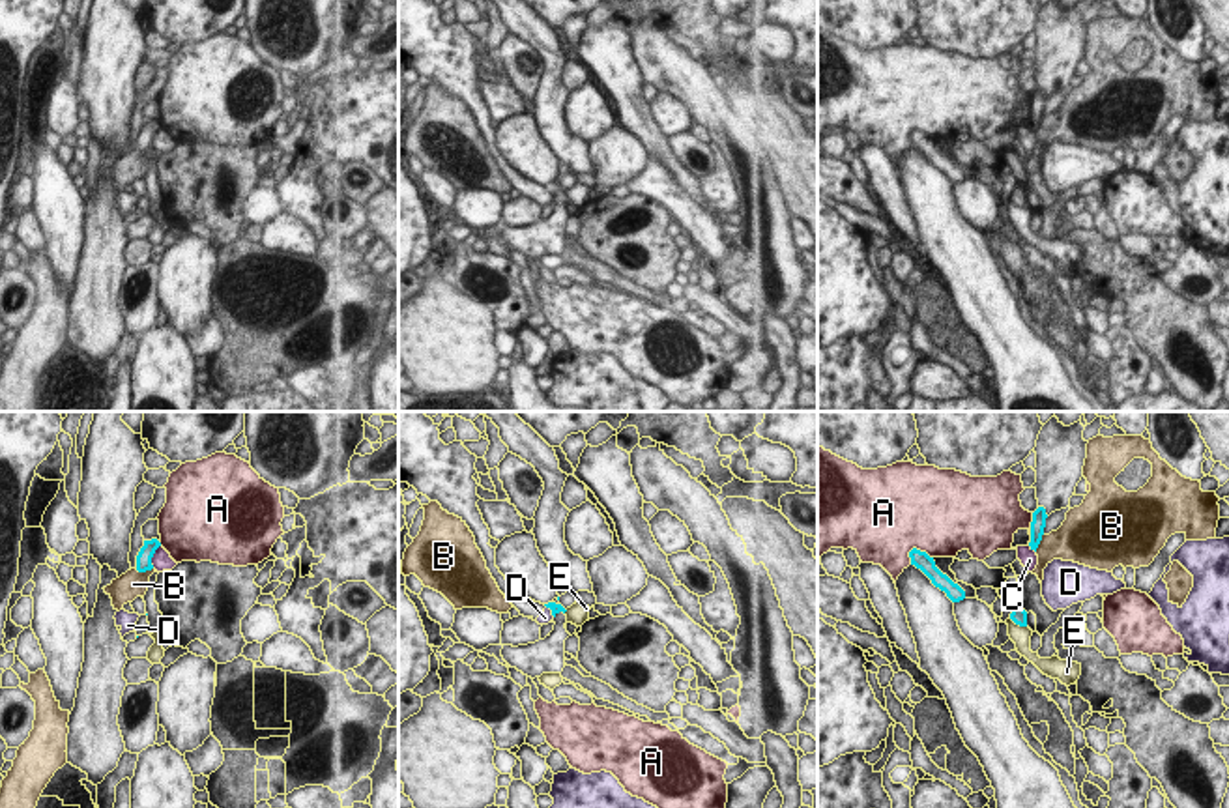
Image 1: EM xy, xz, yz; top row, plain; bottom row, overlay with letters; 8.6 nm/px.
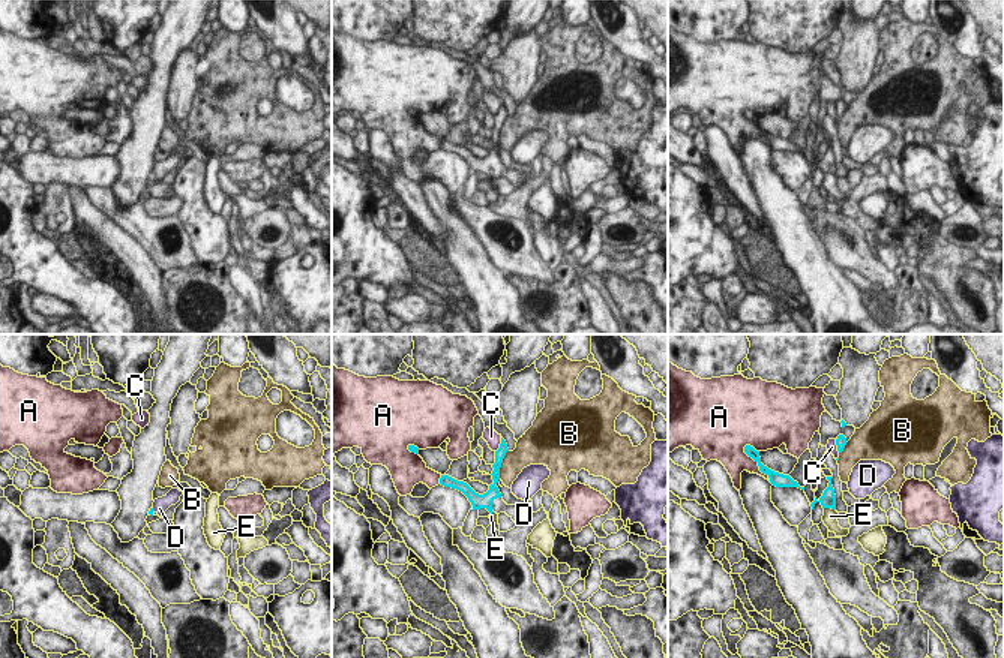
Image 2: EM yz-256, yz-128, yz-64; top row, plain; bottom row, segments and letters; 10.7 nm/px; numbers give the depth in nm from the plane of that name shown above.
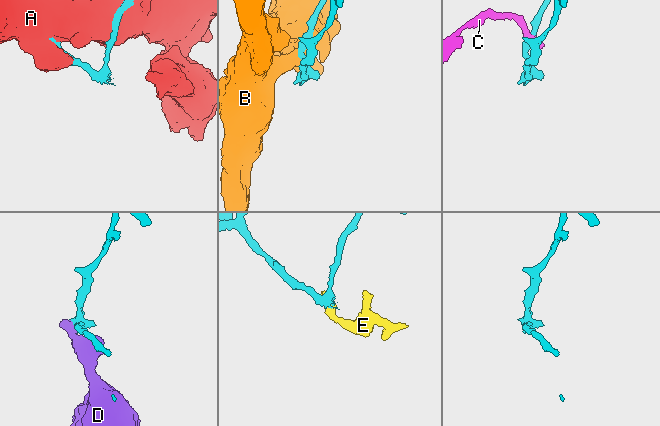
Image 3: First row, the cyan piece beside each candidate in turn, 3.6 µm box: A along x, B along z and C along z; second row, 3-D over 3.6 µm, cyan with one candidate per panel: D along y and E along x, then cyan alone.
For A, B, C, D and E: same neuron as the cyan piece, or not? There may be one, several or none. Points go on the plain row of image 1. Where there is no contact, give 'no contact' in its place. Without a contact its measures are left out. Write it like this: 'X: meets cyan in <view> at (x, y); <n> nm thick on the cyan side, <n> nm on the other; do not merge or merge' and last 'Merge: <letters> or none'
A: meets cyan in yz at (919, 131); 160 nm thick on the cyan side, 480 nm on the other; do not merge
B: meets cyan in xy at (143, 152); 130 nm thick on the cyan side, 240 nm on the other; do not merge
C: meets cyan in xy at (152, 137); 130 nm thick on the cyan side, 170 nm on the other; do not merge
D: meets cyan in xz at (552, 193); 90 nm thick on the cyan side, 120 nm on the other; do not merge
E: meets cyan in yz at (1018, 204); 140 nm thick on the cyan side, 160 nm on the other; do not merge
Merge: none

